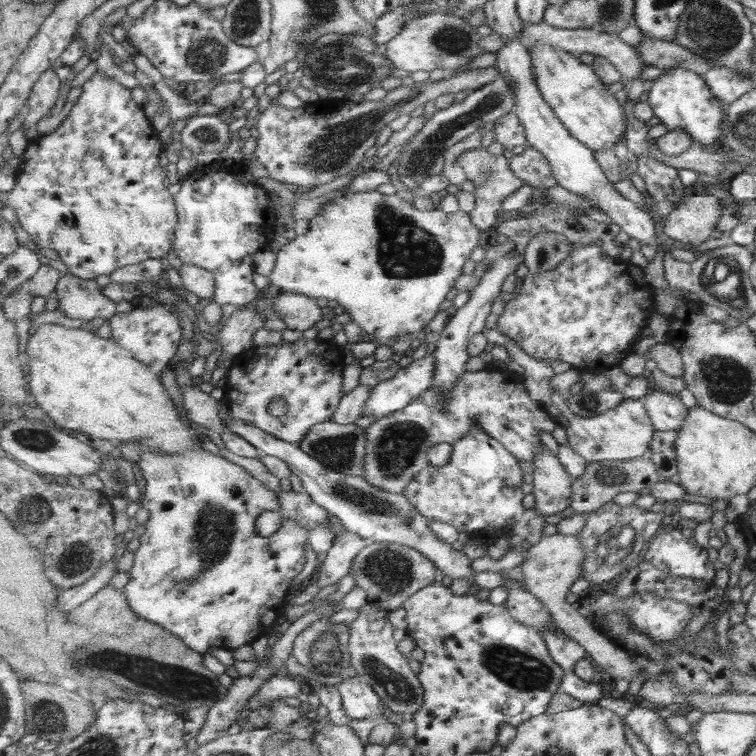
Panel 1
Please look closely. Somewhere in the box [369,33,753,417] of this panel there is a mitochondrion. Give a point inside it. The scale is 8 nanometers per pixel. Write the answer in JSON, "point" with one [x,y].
{"point":[723,275]}

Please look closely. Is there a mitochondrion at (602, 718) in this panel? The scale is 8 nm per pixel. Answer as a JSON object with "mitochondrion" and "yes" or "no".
{"mitochondrion":"no"}

